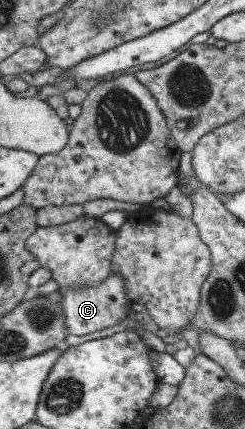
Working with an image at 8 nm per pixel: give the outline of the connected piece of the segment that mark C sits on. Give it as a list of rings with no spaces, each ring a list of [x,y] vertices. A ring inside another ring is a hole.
[[[113,273],[100,286],[89,289],[65,289],[63,308],[68,332],[76,336],[86,336],[90,332],[98,332],[108,326],[116,326],[127,317],[128,309],[132,308],[132,304],[132,300],[128,298],[123,277]]]

